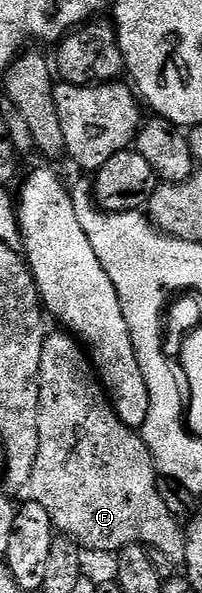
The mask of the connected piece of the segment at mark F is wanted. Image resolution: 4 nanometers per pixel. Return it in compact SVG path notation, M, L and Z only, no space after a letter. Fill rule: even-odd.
M58 331L44 339L41 350L39 445L30 499L45 506L52 525L86 551L115 554L130 544L186 545L184 525L169 514L157 490L159 476L143 437L117 418L79 341Z

